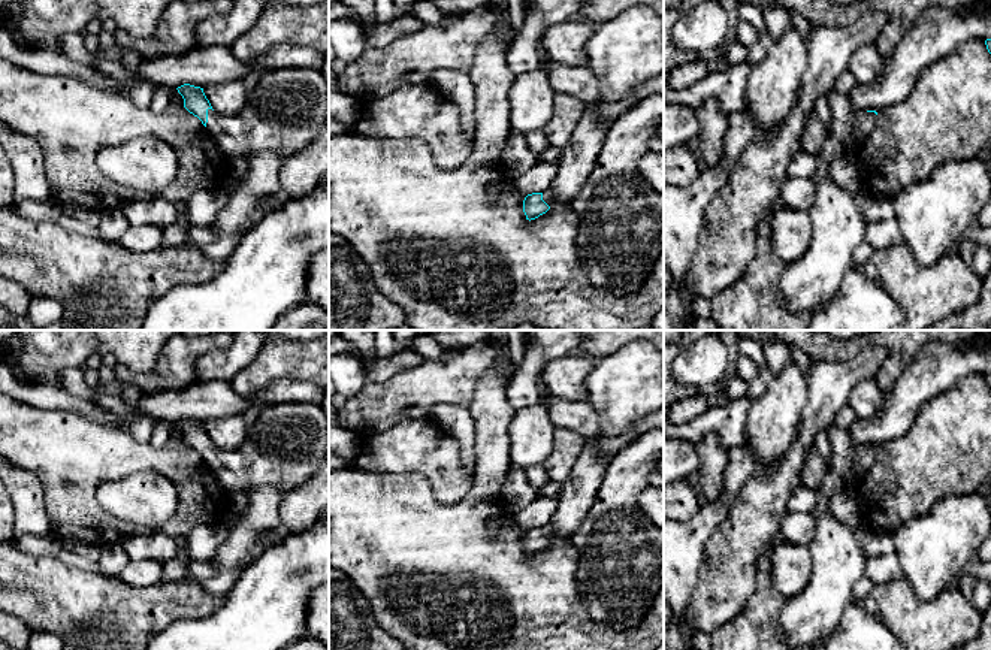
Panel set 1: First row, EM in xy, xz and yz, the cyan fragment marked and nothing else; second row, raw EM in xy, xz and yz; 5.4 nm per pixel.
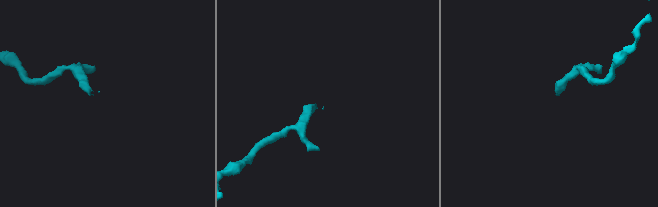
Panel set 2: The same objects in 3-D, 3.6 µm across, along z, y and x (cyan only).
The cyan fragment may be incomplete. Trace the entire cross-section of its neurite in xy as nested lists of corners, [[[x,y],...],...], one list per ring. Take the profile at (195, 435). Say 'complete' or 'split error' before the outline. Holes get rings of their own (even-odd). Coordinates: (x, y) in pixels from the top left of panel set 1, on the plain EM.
split error; [[[285,402],[260,411],[257,420],[247,427],[244,444],[235,451],[217,448],[200,421],[184,418],[176,424],[184,433],[184,442],[202,456],[229,493],[250,495],[262,486],[293,492],[308,481],[329,456],[329,418],[317,403]]]

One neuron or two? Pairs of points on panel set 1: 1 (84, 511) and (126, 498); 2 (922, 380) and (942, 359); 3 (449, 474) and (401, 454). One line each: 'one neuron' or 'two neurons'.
1: two neurons
2: one neuron
3: one neuron

